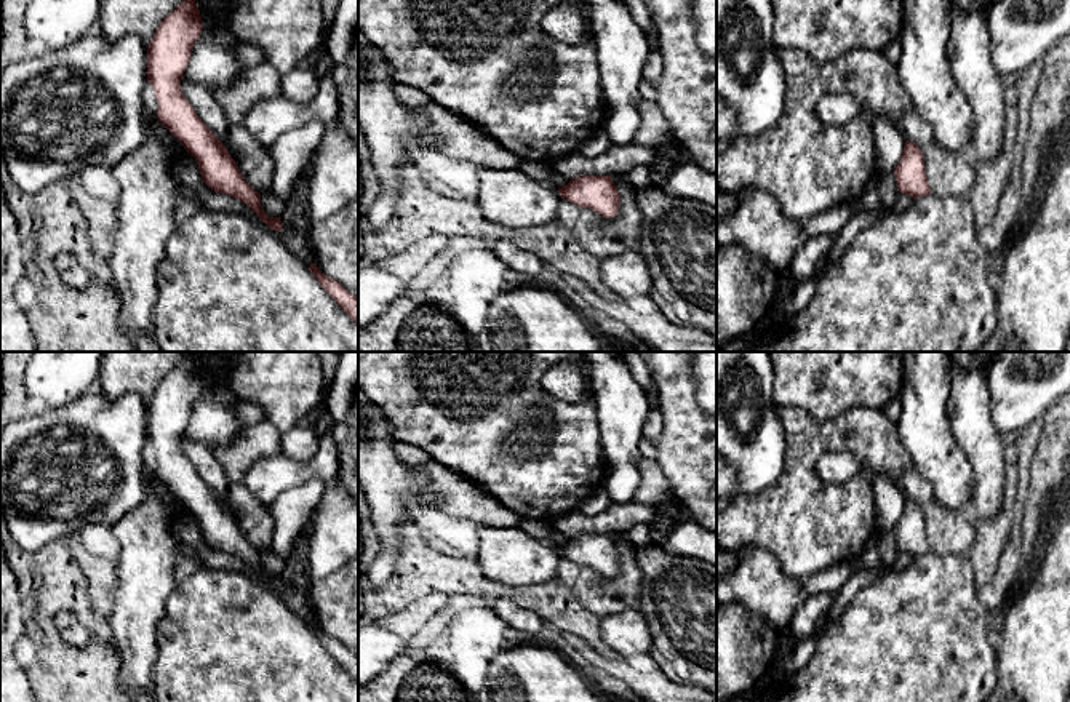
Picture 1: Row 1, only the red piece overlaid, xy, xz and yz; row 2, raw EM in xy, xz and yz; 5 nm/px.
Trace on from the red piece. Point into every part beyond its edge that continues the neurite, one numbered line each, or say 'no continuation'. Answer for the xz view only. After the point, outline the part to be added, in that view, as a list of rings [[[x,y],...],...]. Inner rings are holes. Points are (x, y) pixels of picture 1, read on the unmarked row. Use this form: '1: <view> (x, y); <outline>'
no continuation

